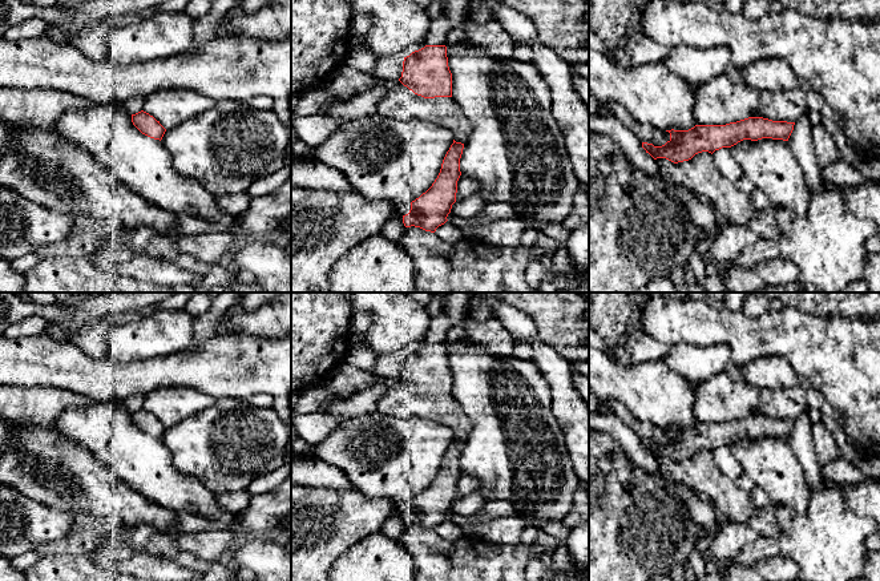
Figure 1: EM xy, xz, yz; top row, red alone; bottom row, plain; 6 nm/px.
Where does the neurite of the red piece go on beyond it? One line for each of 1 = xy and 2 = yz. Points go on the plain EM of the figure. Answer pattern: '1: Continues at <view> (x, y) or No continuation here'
1: No continuation here
2: No continuation here

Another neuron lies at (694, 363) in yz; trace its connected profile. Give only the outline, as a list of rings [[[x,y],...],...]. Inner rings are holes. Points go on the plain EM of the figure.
[[[678,343],[671,346],[663,360],[673,371],[691,383],[702,383],[732,364],[731,350],[724,344],[699,347]]]

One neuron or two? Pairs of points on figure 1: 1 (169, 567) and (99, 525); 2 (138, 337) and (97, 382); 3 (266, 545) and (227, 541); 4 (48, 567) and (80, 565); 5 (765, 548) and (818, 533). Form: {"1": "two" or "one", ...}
{"1": "two", "2": "two", "3": "two", "4": "one", "5": "two"}

